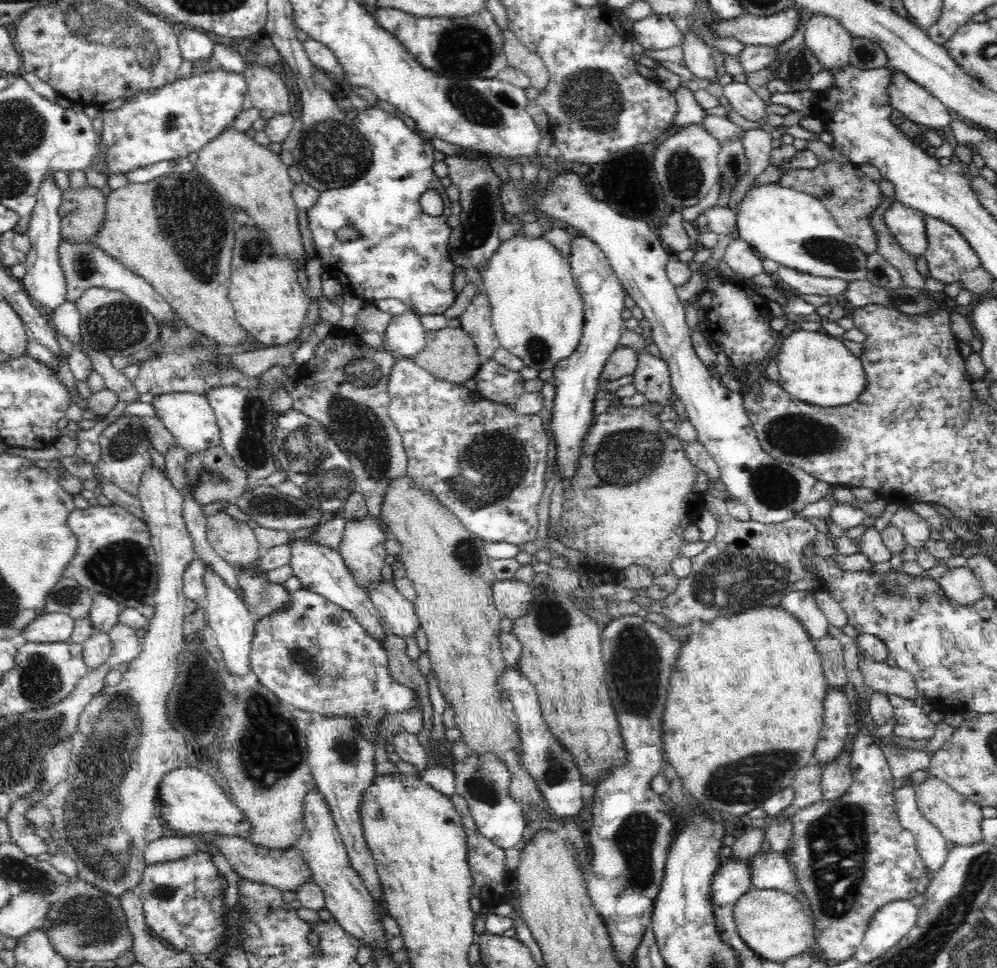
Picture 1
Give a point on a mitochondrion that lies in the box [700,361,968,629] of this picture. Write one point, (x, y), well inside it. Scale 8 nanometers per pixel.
(797, 434)

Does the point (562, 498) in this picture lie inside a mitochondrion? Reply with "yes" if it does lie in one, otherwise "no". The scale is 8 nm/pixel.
no

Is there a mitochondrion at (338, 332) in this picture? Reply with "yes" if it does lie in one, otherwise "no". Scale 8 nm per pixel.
no

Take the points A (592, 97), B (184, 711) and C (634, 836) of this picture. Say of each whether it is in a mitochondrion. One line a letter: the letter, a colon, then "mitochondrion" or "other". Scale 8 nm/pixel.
A: mitochondrion
B: other
C: mitochondrion

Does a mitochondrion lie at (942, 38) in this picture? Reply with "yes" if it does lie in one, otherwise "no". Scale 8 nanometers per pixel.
no

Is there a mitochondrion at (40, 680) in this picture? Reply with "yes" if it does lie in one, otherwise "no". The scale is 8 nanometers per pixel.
yes

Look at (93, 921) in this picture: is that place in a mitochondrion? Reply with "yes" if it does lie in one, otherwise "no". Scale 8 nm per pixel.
yes

